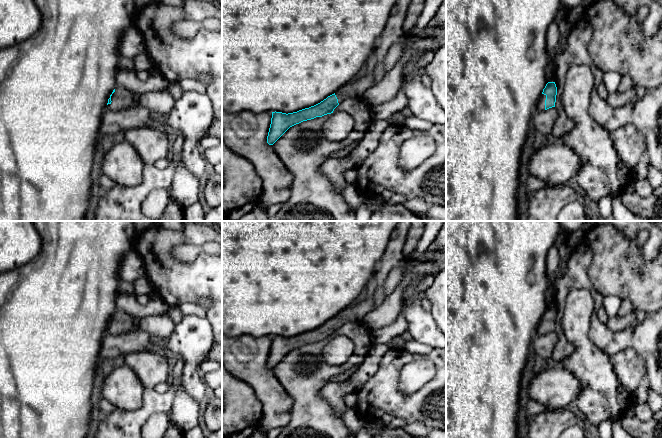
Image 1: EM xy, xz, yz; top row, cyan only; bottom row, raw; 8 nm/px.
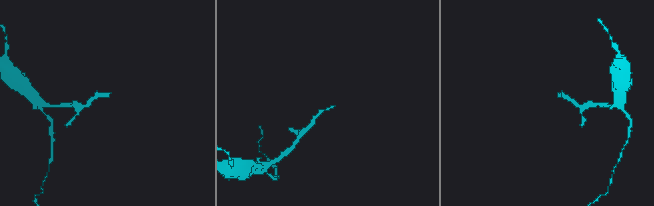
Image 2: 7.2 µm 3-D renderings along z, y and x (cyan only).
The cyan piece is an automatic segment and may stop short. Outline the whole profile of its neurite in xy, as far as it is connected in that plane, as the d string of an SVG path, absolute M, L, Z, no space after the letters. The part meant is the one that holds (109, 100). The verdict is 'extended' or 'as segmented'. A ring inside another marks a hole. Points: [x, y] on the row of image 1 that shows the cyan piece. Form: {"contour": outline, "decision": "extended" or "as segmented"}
{"contour": "M117 85L108 99L107 109L119 111L140 105L140 95L130 92L122 85Z", "decision": "extended"}

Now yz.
{"contour": "M548 82L543 89L537 104L537 111L544 111L549 108L555 107L557 95L557 87L555 82Z", "decision": "extended"}

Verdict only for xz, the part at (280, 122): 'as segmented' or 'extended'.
extended

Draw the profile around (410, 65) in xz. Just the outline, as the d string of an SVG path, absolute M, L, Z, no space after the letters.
M424 53L412 57L412 59L405 64L405 66L404 66L404 77L405 77L407 74L409 74L411 71L414 70L417 62L418 62L419 59L423 56L423 54L424 54Z

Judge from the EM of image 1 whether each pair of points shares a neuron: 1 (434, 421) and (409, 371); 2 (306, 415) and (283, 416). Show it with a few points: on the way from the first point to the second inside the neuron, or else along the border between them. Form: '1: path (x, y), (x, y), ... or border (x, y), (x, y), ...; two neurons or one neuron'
1: border (435, 374), (412, 393), (402, 393), (397, 388); two neurons
2: border (288, 393), (292, 398), (291, 419), (283, 427); two neurons

